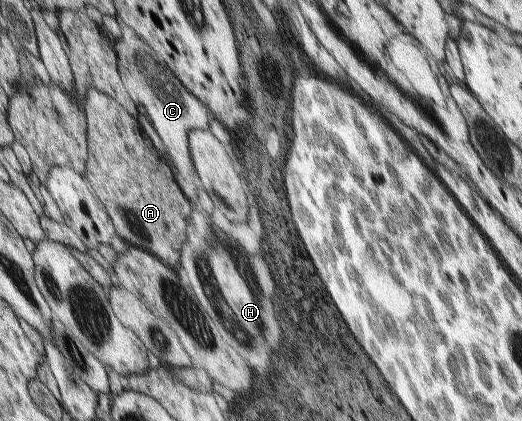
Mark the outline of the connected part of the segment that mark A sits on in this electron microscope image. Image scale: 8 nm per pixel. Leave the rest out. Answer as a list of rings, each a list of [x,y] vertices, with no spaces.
[[[93,87],[87,93],[87,105],[89,105],[91,159],[89,160],[89,173],[86,176],[92,189],[105,202],[115,222],[118,235],[127,244],[140,247],[143,251],[158,257],[170,268],[179,271],[182,264],[182,250],[187,242],[185,219],[191,215],[191,205],[183,197],[167,163],[159,157],[159,153],[151,145],[151,141],[141,133],[137,121],[135,121],[135,129],[133,129],[133,123],[129,121],[133,117],[129,115],[129,111],[120,101]]]

